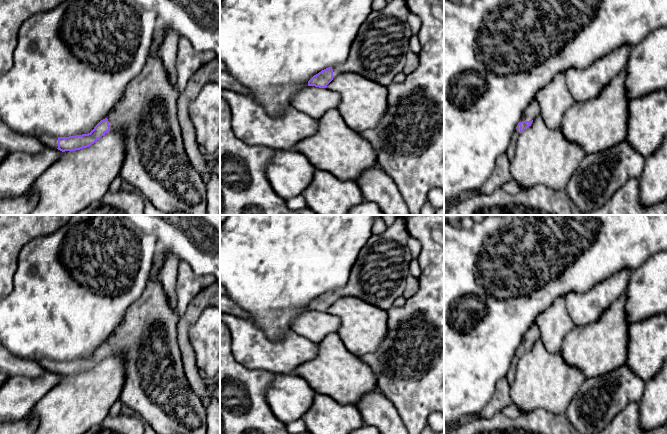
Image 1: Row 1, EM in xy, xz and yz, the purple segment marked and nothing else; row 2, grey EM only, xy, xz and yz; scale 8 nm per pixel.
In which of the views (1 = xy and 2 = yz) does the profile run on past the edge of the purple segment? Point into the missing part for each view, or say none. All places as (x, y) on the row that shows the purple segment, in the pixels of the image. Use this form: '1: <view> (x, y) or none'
1: xy (155, 162)
2: yz (532, 111)

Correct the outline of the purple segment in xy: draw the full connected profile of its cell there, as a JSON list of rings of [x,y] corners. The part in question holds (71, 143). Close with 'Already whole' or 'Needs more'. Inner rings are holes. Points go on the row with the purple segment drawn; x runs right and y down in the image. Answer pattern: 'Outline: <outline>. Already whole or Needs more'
Outline: [[[159,54],[148,57],[139,74],[126,86],[122,98],[88,134],[55,137],[37,137],[49,148],[62,152],[87,148],[109,131],[118,131],[124,137],[125,156],[119,176],[140,191],[144,199],[166,214],[183,211],[190,215],[206,215],[207,185],[190,164],[183,144],[177,117],[180,91],[173,86]]]. Needs more

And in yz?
Outline: [[[533,100],[530,105],[524,110],[521,120],[518,123],[515,131],[513,132],[512,139],[510,141],[510,144],[506,150],[506,154],[509,157],[510,161],[514,158],[516,147],[517,147],[517,141],[520,136],[520,134],[529,126],[531,126],[533,120],[539,115],[540,113],[540,107],[537,100]]]. Needs more

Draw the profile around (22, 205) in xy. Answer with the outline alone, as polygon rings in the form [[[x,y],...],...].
[[[29,194],[15,198],[0,198],[0,215],[28,215],[37,204],[37,198]]]

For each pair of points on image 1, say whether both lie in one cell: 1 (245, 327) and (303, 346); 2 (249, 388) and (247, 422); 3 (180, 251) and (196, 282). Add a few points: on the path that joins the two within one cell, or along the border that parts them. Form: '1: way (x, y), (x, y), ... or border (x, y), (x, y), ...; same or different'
1: way (259, 337), (268, 346), (289, 346); same
2: way (247, 396), (247, 414); same
3: border (180, 260), (187, 263), (196, 273), (207, 274); different

